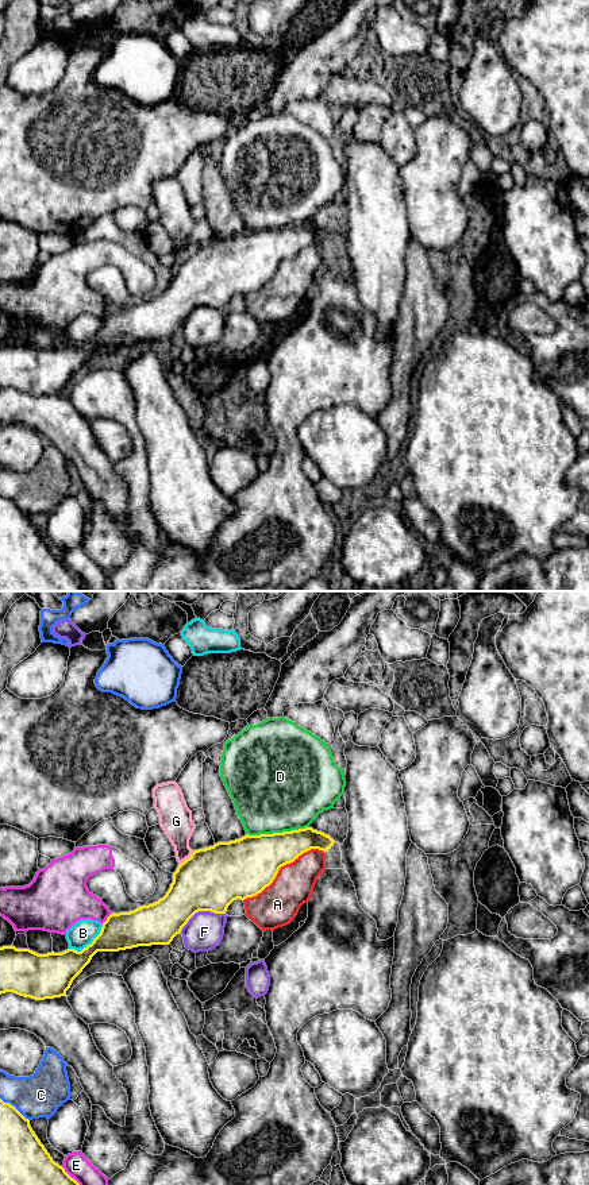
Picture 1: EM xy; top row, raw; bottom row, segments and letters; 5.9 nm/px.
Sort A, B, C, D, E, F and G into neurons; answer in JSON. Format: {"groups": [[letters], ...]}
{"groups": [["A"], ["B"], ["C"], ["D"], ["E"], ["F"], ["G"]]}

